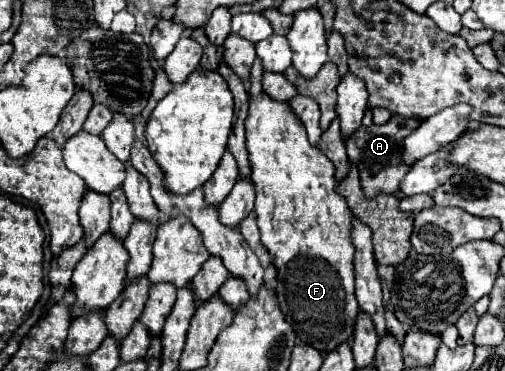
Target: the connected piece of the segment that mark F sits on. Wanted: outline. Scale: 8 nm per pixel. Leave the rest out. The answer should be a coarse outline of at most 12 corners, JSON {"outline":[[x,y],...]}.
{"outline":[[253,62],[245,136],[285,320],[387,332],[371,230]]}

